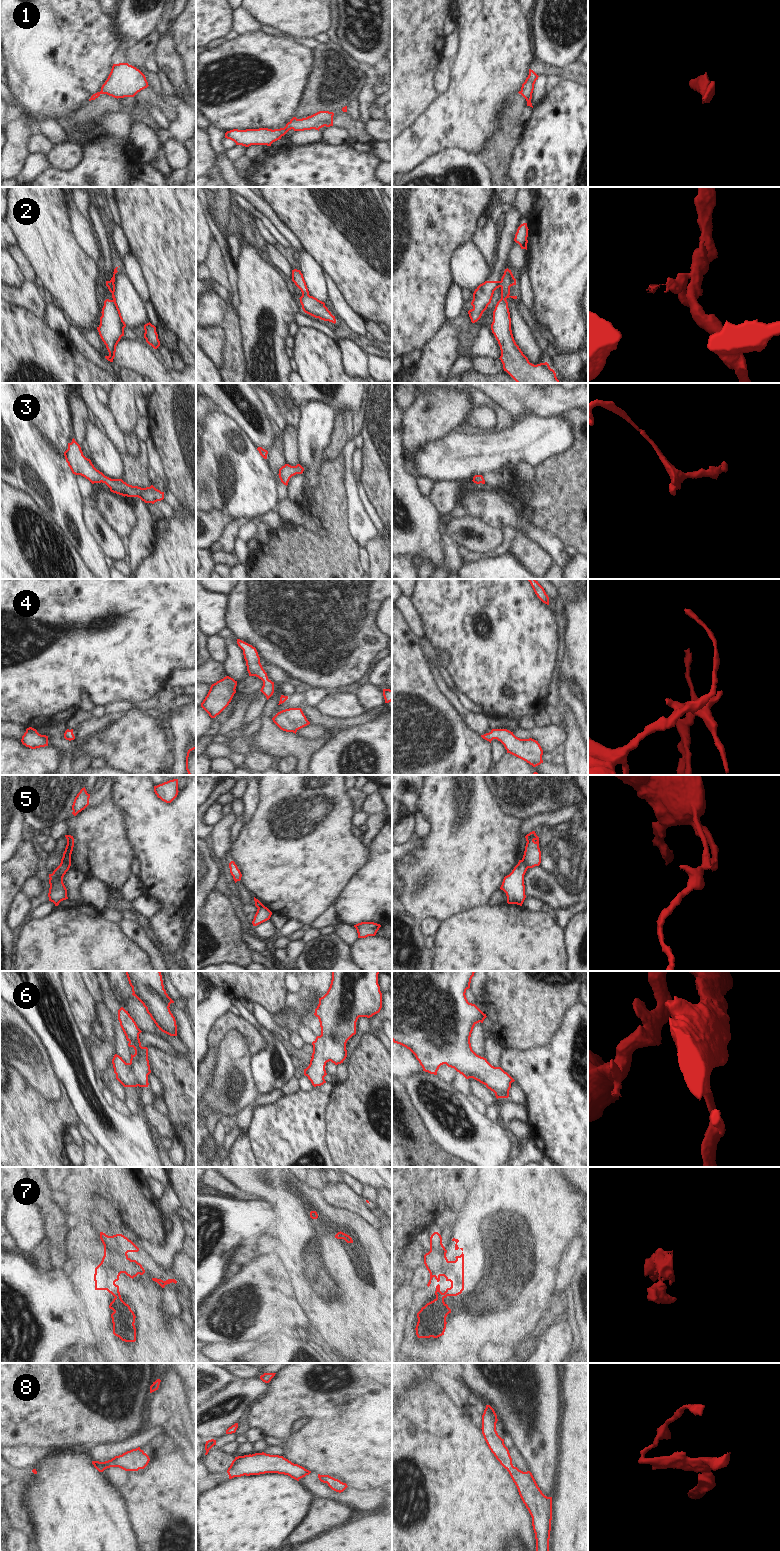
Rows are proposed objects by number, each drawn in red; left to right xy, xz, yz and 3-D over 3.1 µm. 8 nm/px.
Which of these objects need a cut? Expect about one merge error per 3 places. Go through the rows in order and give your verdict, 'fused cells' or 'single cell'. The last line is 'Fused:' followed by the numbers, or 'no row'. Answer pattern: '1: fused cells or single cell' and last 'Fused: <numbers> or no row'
1: single cell
2: fused cells
3: single cell
4: single cell
5: fused cells
6: single cell
7: fused cells
8: single cell
Fused: 2, 5, 7

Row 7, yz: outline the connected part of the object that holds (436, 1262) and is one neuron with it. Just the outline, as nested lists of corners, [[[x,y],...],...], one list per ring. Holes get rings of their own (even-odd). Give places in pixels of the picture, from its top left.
[[[434,1232],[430,1237],[430,1251],[424,1255],[424,1264],[430,1273],[429,1287],[434,1277],[437,1282],[444,1276],[451,1282],[451,1287],[444,1293],[440,1291],[440,1285],[436,1286],[436,1298],[444,1299],[447,1296],[457,1296],[464,1290],[464,1254],[456,1256],[455,1261],[449,1261],[446,1257],[447,1250],[442,1244],[442,1237]]]

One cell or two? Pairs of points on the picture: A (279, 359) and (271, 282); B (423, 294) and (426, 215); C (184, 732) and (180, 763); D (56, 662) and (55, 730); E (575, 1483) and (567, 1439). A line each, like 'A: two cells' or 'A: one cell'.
A: one cell
B: one cell
C: one cell
D: two cells
E: one cell

